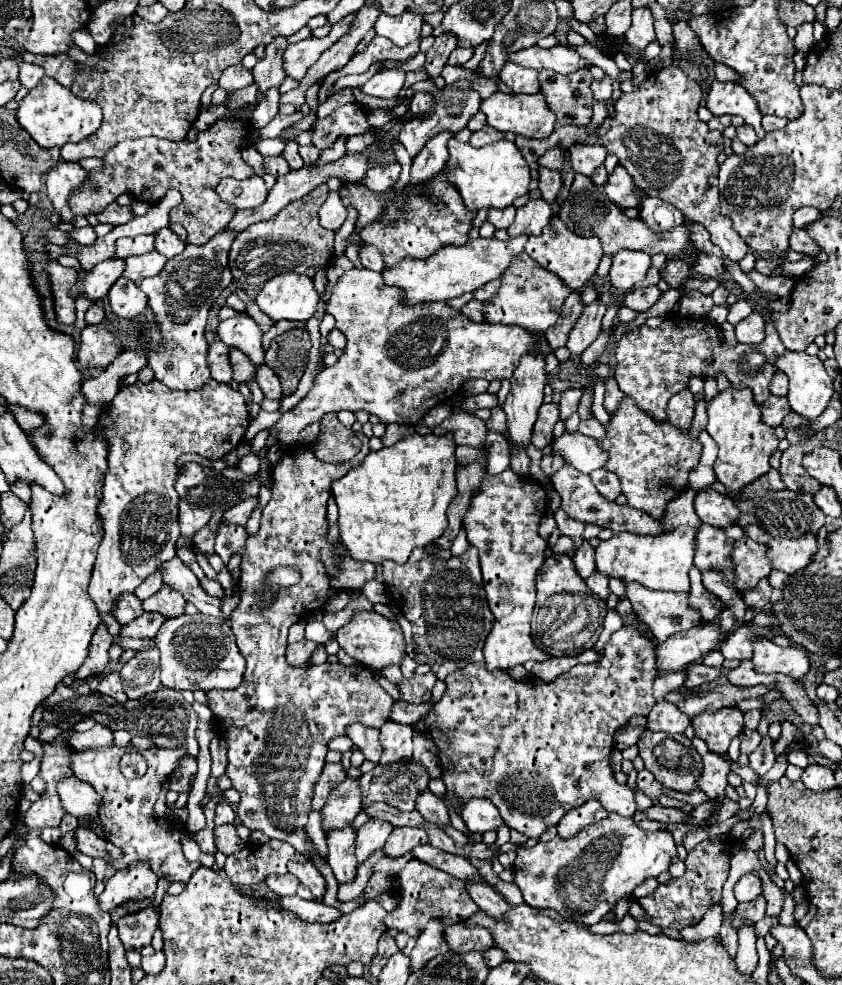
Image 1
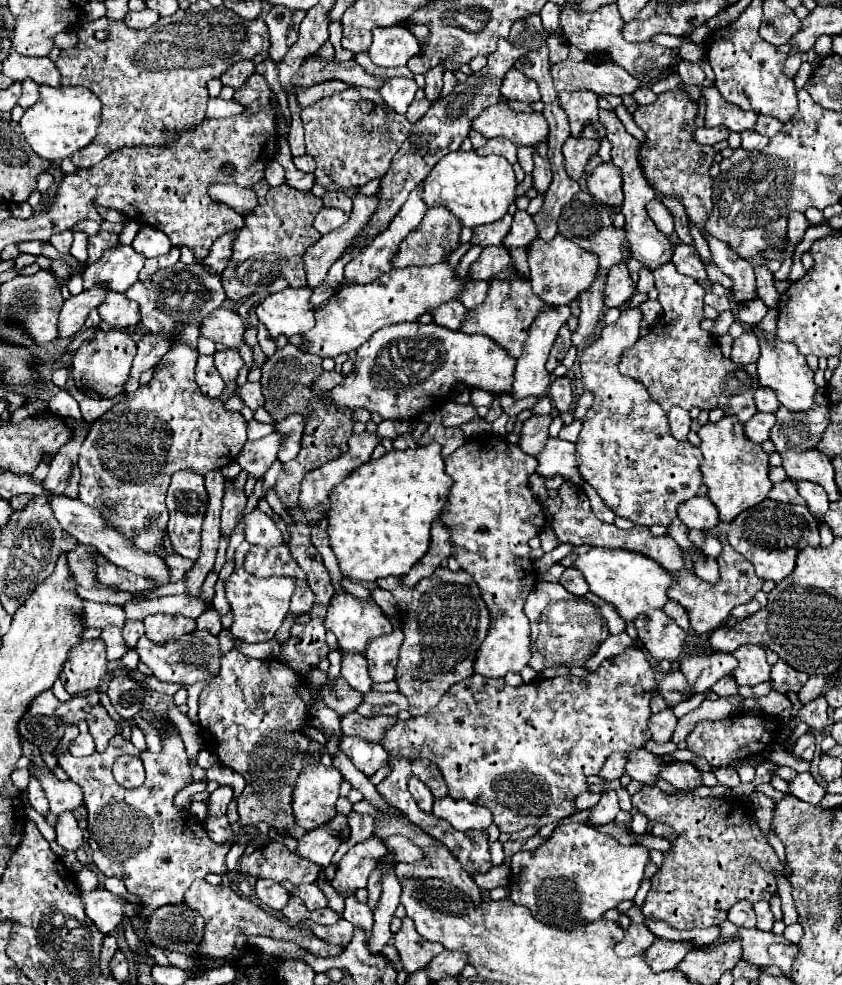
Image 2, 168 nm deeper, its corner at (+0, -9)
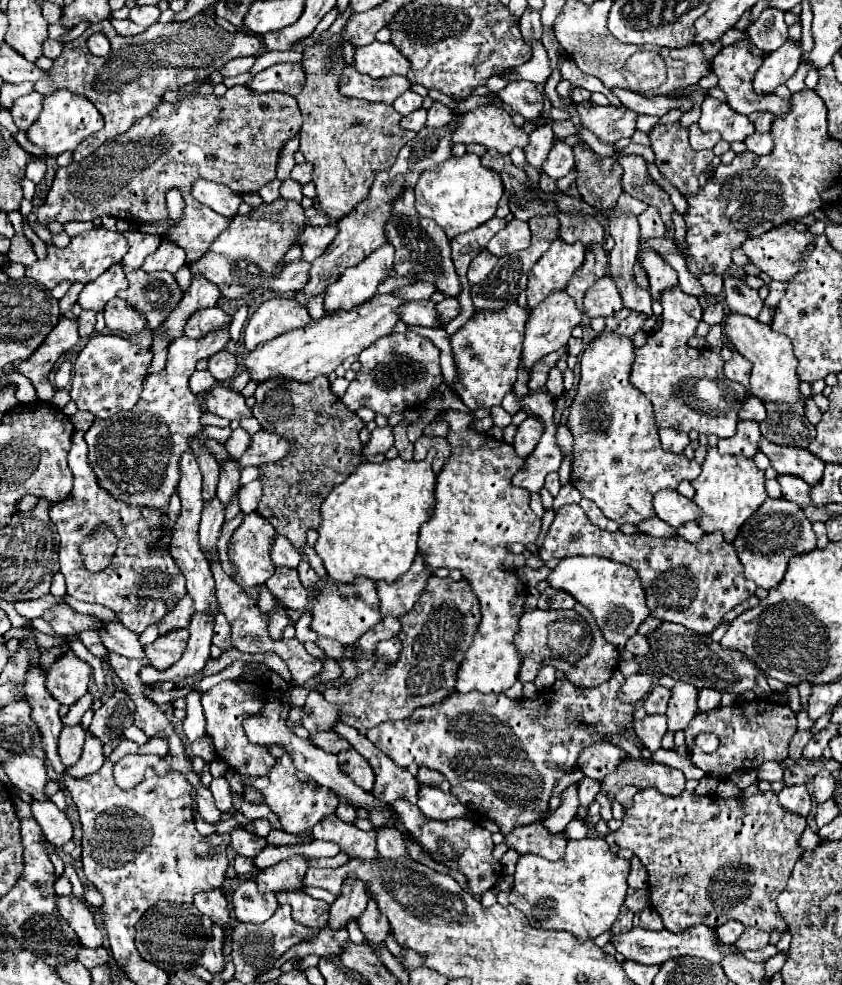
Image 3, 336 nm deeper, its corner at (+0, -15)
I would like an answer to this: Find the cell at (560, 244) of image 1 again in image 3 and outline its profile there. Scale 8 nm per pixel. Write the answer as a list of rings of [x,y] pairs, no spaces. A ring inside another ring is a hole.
[[[562,239],[552,241],[550,249],[538,259],[528,277],[528,307],[534,309],[542,303],[552,291],[564,289],[568,279],[576,273],[576,269],[584,263],[584,245],[564,243]]]

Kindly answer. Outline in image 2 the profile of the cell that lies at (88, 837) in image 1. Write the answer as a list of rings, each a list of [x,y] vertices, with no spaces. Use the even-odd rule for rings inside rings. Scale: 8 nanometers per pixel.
[[[64,813],[64,817],[58,817],[56,825],[56,841],[66,849],[66,851],[78,851],[84,847],[84,835],[74,819],[72,813]]]

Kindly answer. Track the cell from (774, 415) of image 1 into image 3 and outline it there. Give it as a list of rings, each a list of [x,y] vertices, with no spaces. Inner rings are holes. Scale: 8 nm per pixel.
[[[740,421],[736,435],[728,439],[718,439],[718,453],[722,455],[742,455],[742,457],[754,457],[758,453],[758,441],[760,441],[760,427],[752,421]]]

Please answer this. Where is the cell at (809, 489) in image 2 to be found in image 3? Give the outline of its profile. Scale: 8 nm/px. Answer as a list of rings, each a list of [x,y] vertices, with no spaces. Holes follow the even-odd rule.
[[[778,475],[778,483],[782,487],[782,497],[786,501],[794,501],[800,503],[800,507],[810,505],[808,499],[808,483],[804,483],[804,479],[796,477],[796,475]]]

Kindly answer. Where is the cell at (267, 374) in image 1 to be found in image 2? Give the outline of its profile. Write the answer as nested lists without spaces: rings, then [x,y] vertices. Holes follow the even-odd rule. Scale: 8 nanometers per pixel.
[[[246,381],[246,383],[238,389],[238,393],[240,393],[240,397],[244,399],[246,407],[250,407],[250,409],[254,409],[254,411],[264,405],[264,395],[262,395],[262,383],[260,383],[260,381],[256,381],[256,383]]]

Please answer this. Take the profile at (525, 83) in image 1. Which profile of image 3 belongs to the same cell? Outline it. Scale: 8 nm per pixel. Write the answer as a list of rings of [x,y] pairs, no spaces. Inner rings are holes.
[[[512,81],[506,89],[498,93],[498,97],[506,105],[510,105],[514,113],[520,113],[526,121],[542,113],[542,95],[530,81]]]

